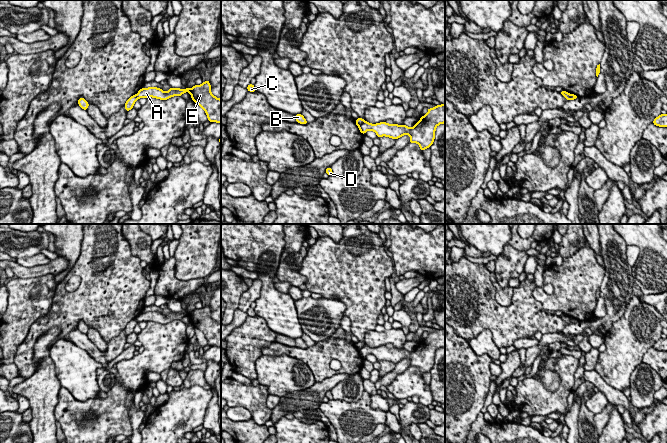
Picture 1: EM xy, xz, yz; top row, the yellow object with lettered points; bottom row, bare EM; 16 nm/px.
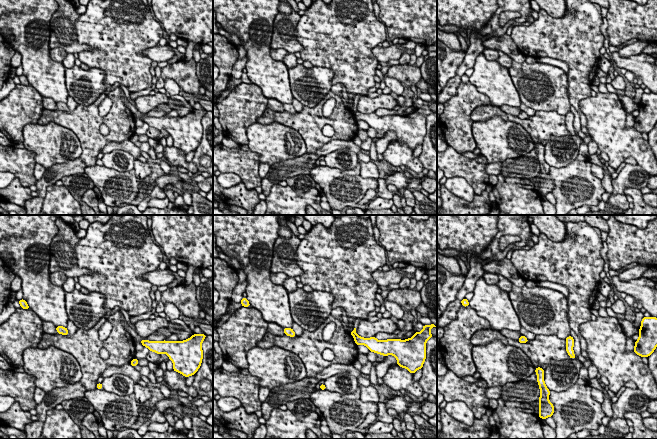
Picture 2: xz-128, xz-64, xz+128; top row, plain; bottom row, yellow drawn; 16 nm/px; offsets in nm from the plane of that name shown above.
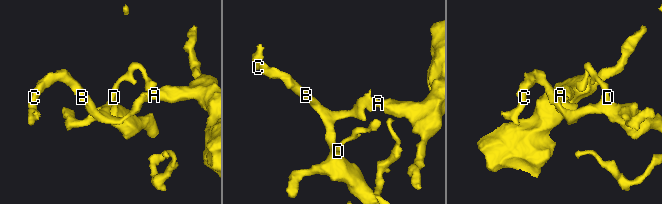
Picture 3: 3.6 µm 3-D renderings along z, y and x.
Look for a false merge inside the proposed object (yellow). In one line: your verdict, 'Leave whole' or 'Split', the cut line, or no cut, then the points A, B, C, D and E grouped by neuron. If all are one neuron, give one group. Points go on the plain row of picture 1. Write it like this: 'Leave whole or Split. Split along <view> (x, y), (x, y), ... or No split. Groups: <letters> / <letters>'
Split. Split along xy (135, 319), (137, 322). Groups: A E / B C D

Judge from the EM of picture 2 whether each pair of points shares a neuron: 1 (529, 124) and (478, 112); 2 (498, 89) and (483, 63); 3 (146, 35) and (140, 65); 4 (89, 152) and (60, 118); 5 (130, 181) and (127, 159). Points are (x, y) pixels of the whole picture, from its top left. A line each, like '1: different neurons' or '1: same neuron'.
1: same neuron
2: same neuron
3: same neuron
4: same neuron
5: different neurons

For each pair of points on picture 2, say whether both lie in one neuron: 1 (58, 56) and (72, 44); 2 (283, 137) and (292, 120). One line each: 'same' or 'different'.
1: different
2: different

